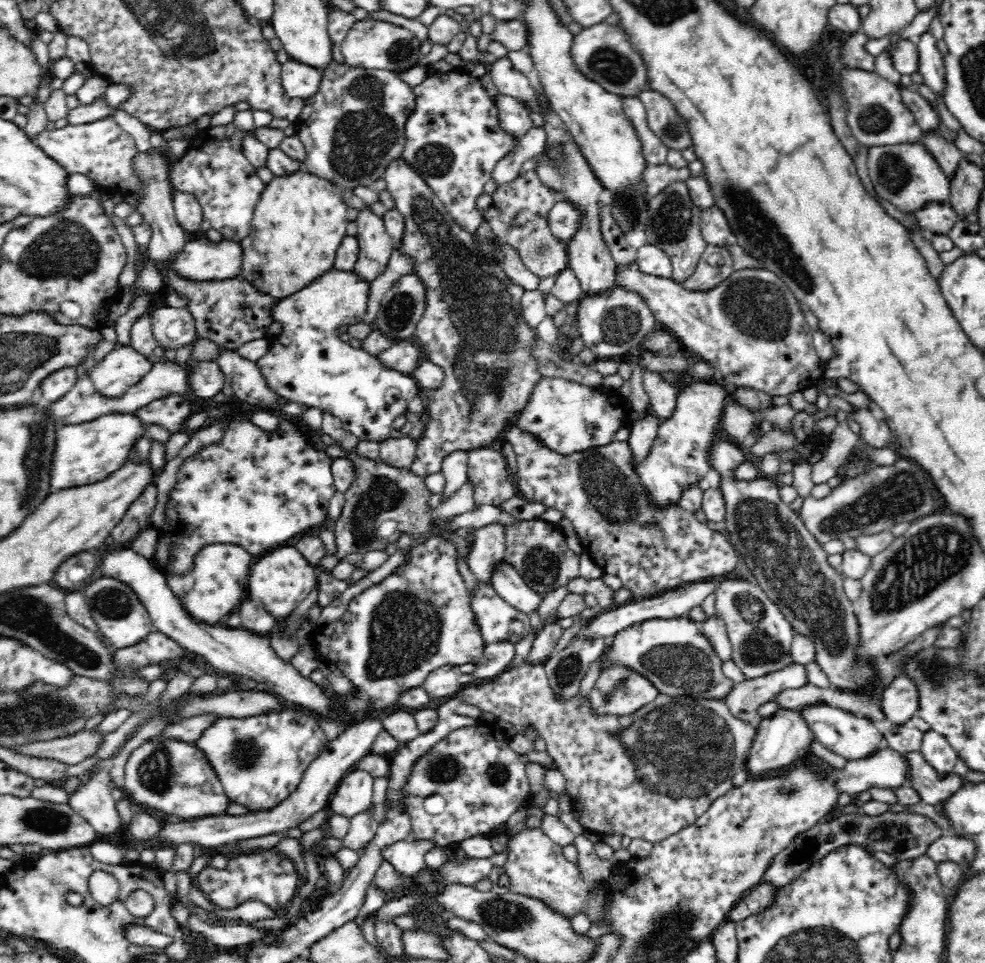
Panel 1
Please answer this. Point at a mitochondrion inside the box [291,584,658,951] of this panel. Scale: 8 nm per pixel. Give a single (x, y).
(499, 913)

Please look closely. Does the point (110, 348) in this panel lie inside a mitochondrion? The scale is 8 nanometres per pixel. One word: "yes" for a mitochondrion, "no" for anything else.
no

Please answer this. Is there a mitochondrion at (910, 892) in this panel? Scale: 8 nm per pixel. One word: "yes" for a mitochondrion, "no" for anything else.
no

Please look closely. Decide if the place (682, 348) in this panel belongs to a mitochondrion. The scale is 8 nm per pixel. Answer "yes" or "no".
no

